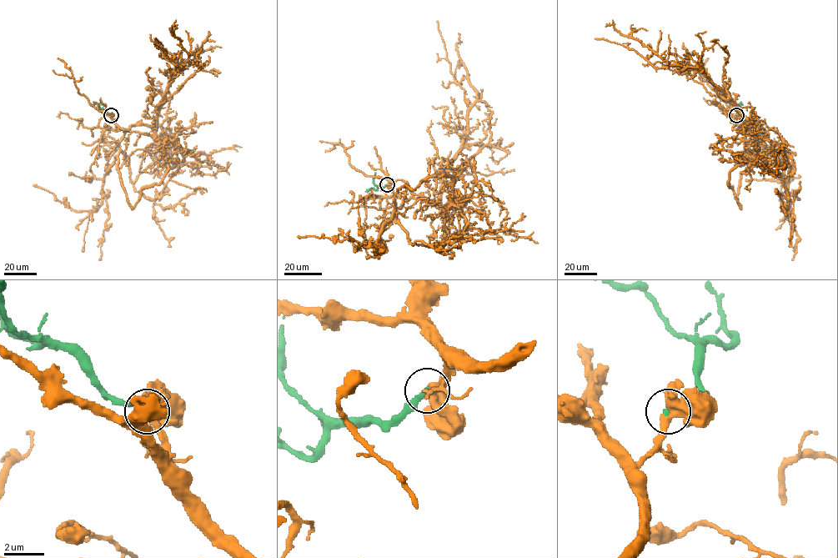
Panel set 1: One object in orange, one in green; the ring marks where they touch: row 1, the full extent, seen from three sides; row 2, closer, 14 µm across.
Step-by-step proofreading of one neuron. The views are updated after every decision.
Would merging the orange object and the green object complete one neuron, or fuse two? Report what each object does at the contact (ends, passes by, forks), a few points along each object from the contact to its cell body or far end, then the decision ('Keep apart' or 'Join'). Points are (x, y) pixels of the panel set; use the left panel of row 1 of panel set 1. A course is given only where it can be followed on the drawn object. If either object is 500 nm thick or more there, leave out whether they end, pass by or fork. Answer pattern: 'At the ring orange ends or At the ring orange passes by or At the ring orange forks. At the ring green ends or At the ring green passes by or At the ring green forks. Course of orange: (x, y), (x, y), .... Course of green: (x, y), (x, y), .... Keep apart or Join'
Course of orange: (111, 115), (120, 128), (150, 126), (153, 136), (126, 133), (95, 210), (75, 211), (33, 184). Course of green: (111, 115), (99, 107), (100, 101). Join

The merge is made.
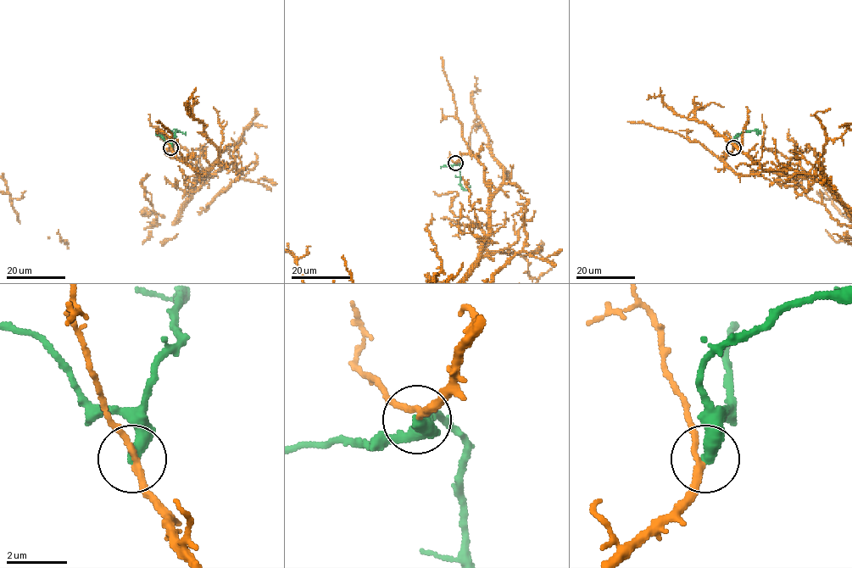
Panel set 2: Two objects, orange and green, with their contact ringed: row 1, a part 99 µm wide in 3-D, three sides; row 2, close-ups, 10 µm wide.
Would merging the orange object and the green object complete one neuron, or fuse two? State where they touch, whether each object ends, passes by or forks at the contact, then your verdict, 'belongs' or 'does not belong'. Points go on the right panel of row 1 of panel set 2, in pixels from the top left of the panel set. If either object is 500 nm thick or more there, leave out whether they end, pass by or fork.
place (733, 147); orange passes by; green ends; belongs

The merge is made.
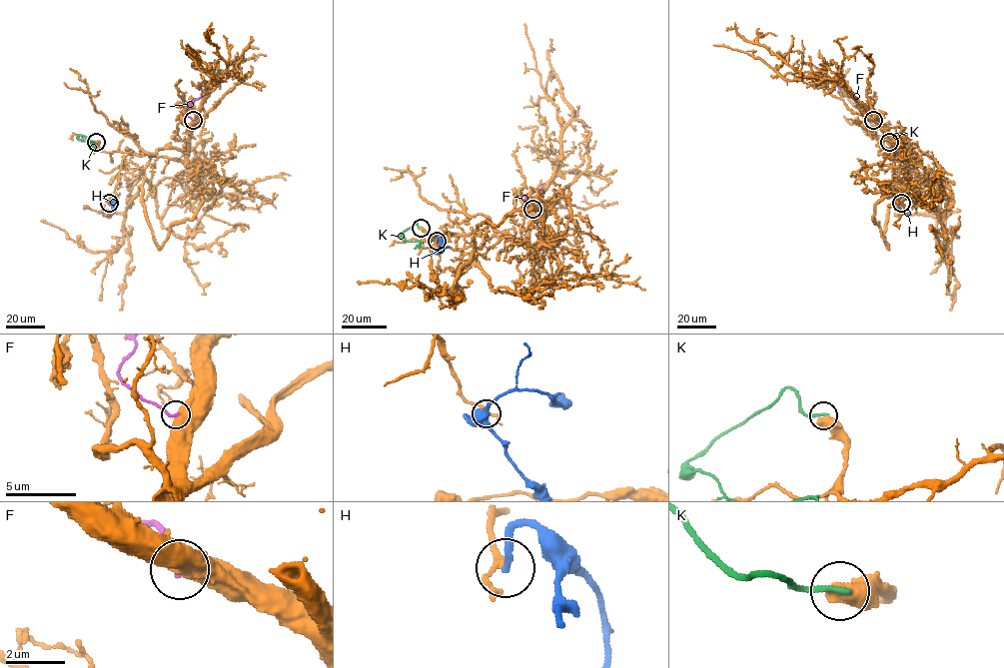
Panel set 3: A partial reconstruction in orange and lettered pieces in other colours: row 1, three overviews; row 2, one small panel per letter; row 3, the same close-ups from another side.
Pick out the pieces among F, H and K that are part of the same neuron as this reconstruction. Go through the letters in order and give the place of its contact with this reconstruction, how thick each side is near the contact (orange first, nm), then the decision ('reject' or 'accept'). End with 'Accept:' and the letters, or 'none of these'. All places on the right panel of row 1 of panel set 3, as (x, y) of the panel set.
F: (873, 120) | 750/220 nm | reject
H: (901, 203) | 200/220 nm | reject
K: (889, 142) | 650/220 nm | reject
Accept: none of these

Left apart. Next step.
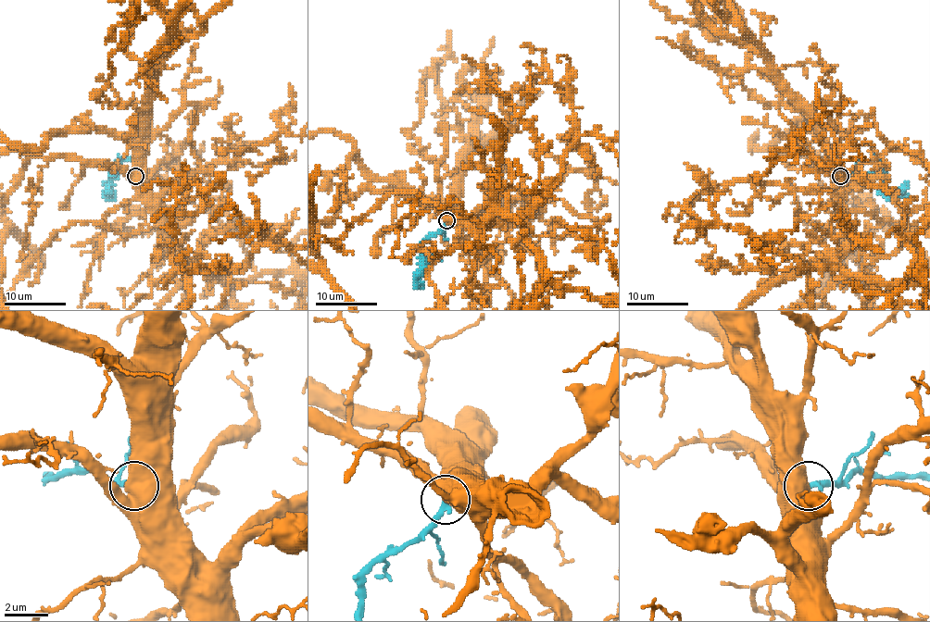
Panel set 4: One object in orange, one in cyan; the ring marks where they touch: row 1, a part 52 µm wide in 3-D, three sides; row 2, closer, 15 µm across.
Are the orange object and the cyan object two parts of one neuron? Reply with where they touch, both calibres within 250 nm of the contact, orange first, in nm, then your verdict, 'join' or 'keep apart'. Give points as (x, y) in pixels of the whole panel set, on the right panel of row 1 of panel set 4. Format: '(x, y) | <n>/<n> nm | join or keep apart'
(840, 176) | 800/280 nm | join

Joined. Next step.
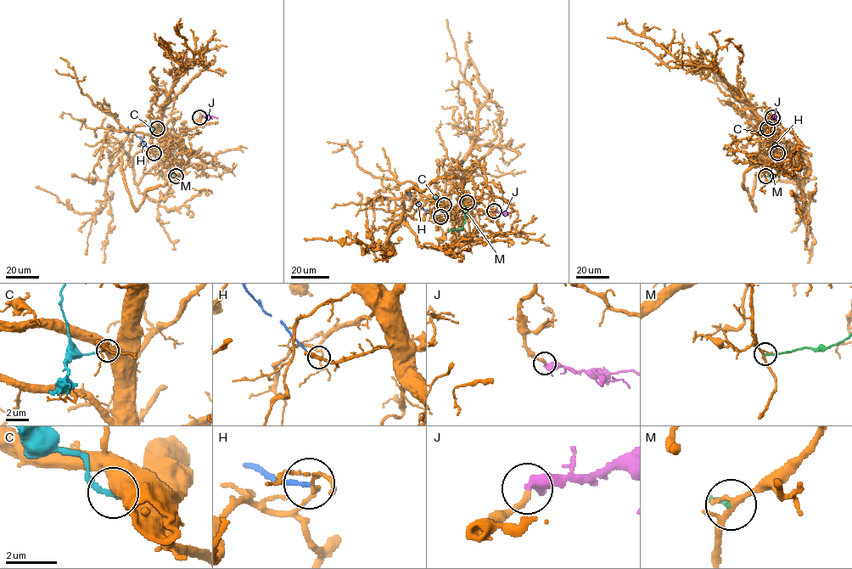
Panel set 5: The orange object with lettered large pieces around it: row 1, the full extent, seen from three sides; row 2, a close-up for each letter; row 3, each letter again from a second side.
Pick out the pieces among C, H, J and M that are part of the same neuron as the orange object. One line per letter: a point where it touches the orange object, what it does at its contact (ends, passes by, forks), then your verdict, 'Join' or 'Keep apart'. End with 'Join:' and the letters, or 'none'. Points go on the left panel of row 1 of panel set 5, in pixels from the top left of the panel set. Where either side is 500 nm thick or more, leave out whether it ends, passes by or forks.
C: Touches orange at (157, 128). Keep apart
H: Touches orange at (154, 153). It ends there. Keep apart
J: Touches orange at (199, 117). Join
M: Touches orange at (176, 176). It ends there. Keep apart
Join: J

